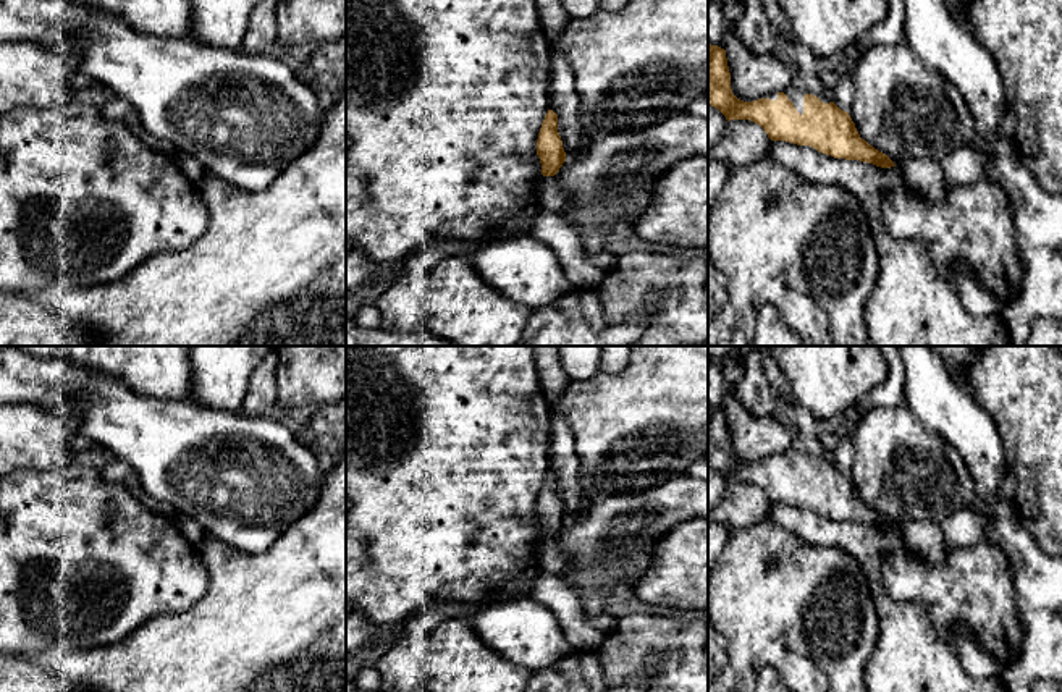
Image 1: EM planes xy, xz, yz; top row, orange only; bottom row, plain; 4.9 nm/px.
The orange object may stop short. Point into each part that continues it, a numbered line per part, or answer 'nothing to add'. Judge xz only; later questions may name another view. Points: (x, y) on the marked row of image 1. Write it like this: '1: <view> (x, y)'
nothing to add

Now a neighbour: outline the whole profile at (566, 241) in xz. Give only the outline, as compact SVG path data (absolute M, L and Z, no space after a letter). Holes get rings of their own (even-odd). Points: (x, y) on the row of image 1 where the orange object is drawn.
M542 210L533 222L530 236L554 251L566 278L575 289L598 289L606 272L587 260L579 228L569 225L558 213Z

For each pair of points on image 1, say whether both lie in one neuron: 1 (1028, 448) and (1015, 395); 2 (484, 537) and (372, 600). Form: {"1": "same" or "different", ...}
{"1": "same", "2": "same"}

